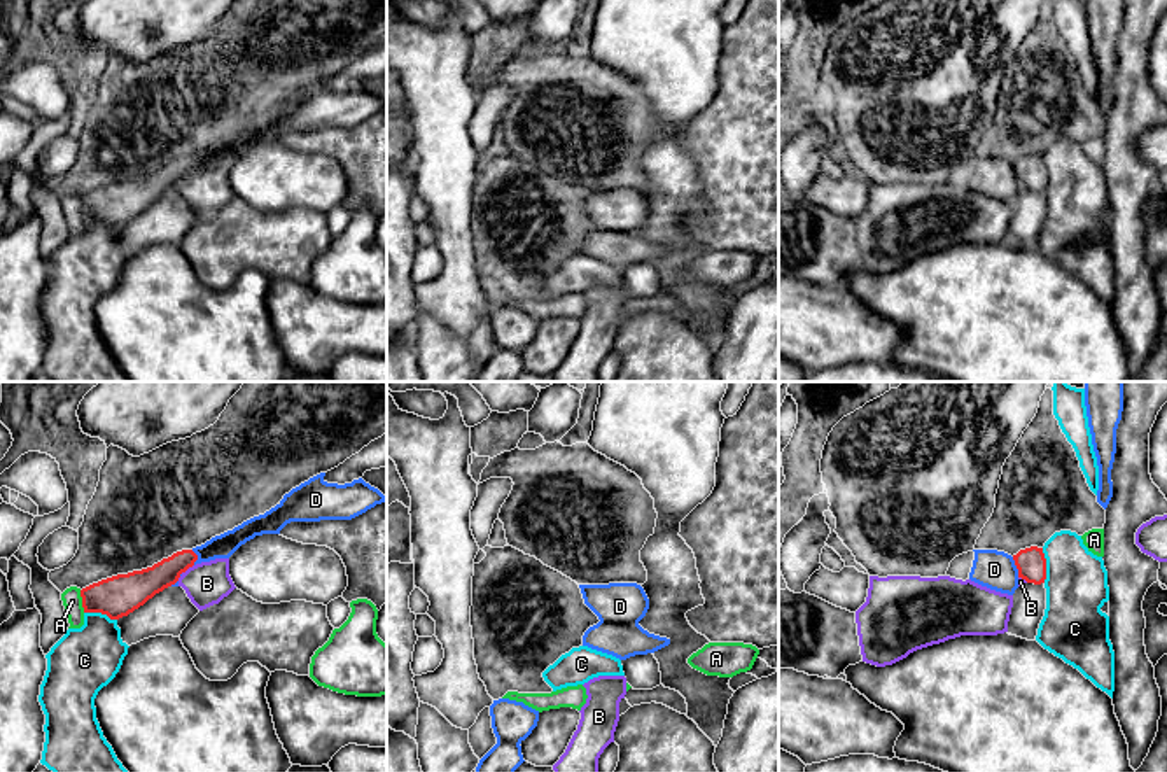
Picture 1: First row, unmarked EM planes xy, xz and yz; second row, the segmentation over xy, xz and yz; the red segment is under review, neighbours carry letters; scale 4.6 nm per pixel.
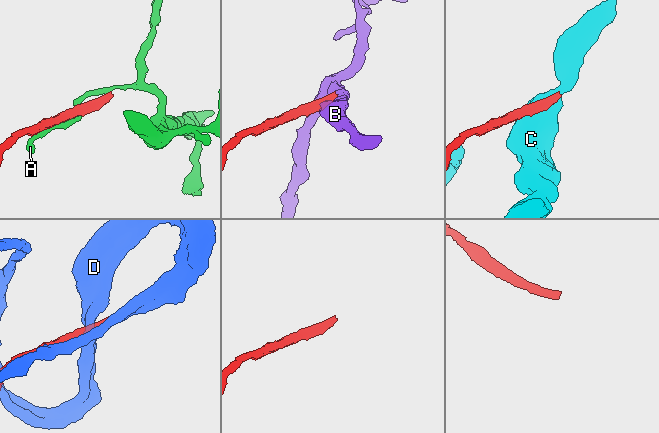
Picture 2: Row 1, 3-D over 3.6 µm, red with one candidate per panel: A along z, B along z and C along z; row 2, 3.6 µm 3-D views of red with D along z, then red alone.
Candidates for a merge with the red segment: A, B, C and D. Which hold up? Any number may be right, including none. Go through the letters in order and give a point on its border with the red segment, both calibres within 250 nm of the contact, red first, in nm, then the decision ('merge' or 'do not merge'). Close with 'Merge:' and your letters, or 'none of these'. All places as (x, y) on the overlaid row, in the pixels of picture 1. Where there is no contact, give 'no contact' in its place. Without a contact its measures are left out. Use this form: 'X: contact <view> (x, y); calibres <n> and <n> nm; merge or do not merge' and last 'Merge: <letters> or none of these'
A: contact xy (83, 601); calibres 190 and 90 nm; do not merge
B: contact xy (186, 569); calibres 160 and 200 nm; do not merge
C: contact yz (1045, 566); calibres 140 and 280 nm; do not merge
D: contact yz (1017, 568); calibres 140 and 180 nm; merge
Merge: D

